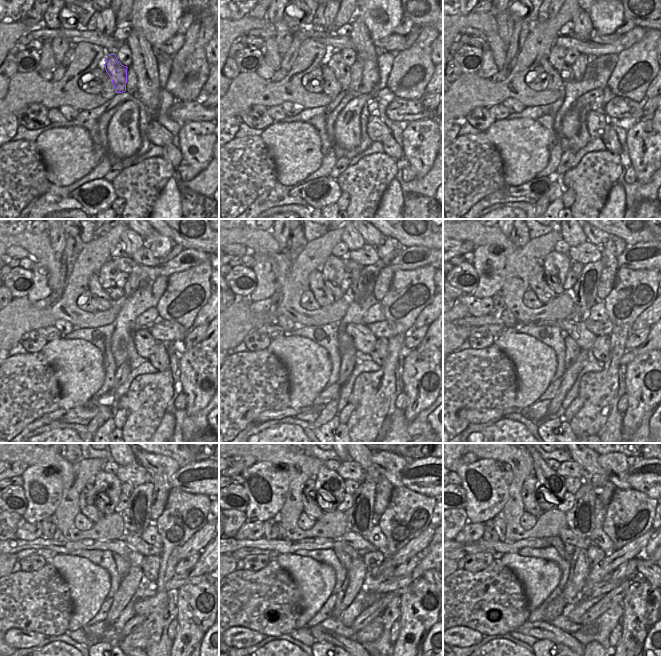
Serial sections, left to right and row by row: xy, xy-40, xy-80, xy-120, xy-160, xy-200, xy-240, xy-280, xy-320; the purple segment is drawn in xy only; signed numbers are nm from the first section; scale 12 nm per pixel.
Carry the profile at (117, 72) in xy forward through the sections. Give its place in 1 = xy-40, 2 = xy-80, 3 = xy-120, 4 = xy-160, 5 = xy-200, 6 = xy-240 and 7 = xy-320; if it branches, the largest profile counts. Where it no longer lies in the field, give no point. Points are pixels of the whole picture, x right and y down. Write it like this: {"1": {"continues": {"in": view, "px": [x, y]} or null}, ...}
{"1": {"continues": {"in": "xy-40", "px": [341, 71]}}, "2": {"continues": {"in": "xy-80", "px": [556, 56]}}, "3": {"continues": {"in": "xy-120", "px": [109, 271]}}, "4": {"continues": {"in": "xy-160", "px": [333, 269]}}, "5": {"continues": {"in": "xy-200", "px": [556, 265]}}, "6": {"continues": {"in": "xy-240", "px": [109, 484]}}, "7": {"continues": {"in": "xy-320", "px": [555, 484]}}}

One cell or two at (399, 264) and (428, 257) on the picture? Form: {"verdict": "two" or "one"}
{"verdict": "one"}

